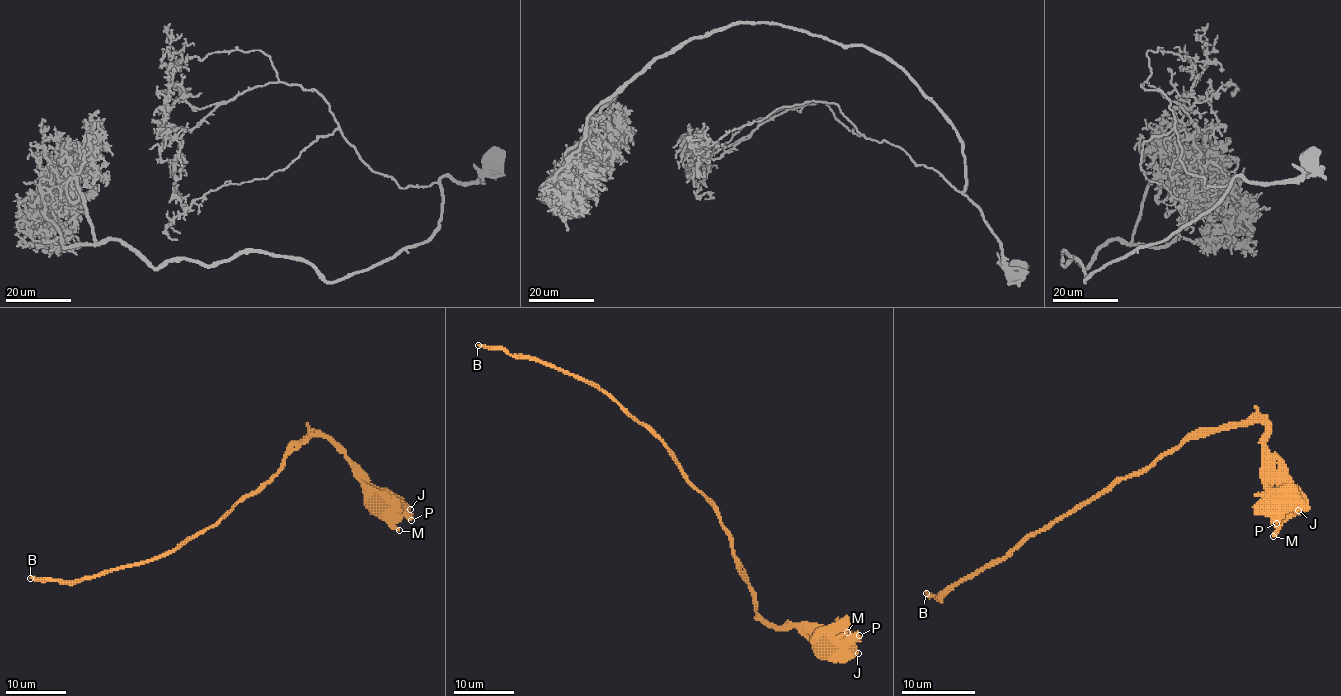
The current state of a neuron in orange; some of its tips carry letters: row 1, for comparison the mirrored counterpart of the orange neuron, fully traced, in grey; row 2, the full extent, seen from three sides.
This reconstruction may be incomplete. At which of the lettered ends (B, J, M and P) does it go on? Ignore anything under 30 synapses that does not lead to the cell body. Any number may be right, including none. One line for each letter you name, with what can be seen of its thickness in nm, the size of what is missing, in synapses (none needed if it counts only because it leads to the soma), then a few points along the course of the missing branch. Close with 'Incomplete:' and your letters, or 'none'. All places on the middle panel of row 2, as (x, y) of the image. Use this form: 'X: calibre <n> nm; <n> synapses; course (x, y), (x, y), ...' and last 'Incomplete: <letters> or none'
B: calibre 280 nm; 6000 synapses
Incomplete: B

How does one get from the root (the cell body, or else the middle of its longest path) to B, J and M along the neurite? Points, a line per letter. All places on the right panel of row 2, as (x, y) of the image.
B: (1284, 503), (1287, 474), (1264, 442), (1265, 426), (1229, 426), (1117, 477), (942, 597), (926, 593)
J: (1284, 503), (1291, 503), (1298, 510)
M: (1284, 503), (1287, 505), (1287, 518), (1273, 536)

